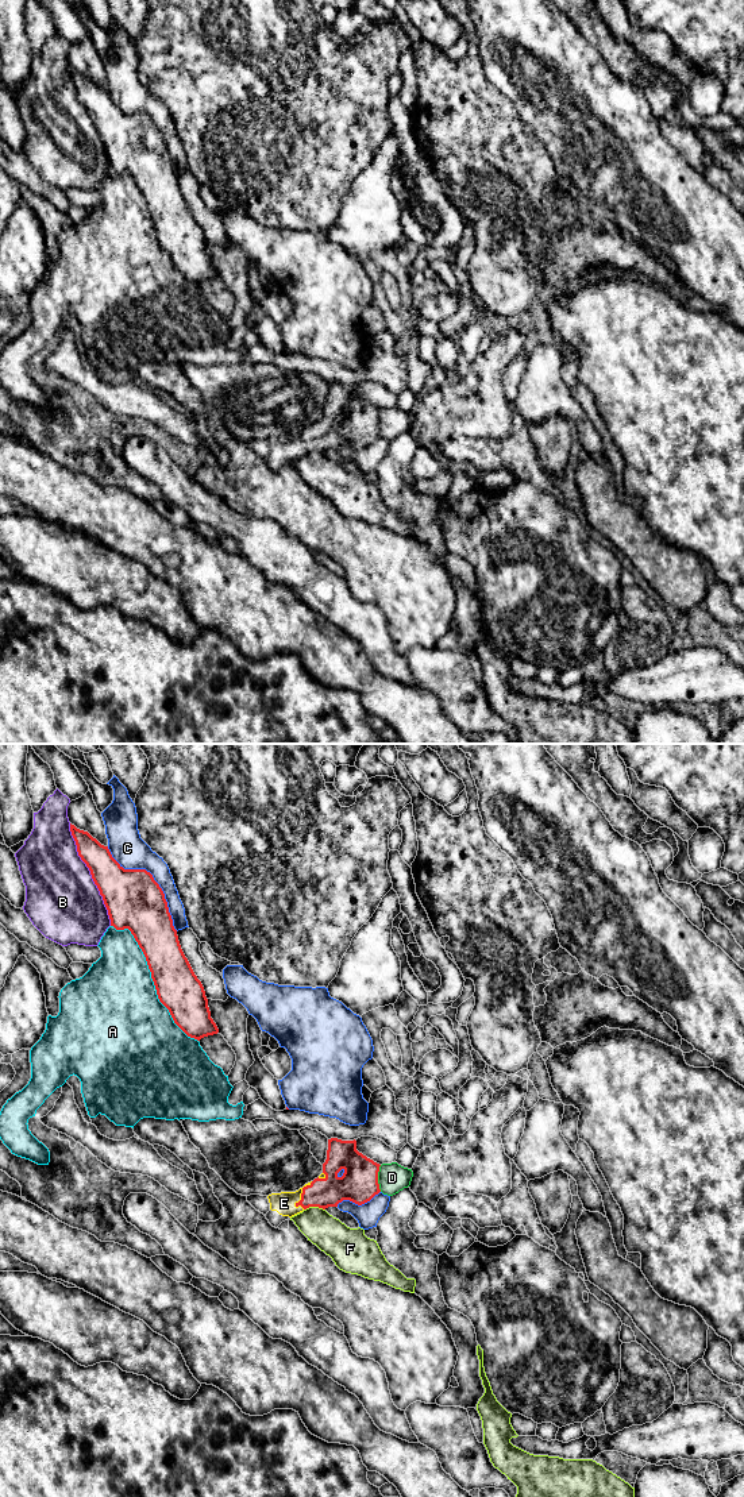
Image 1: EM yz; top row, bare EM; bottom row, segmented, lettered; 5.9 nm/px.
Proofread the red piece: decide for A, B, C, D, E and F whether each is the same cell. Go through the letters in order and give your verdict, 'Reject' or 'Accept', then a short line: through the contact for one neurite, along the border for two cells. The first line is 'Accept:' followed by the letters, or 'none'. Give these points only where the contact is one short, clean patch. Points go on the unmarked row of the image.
Accept: E
A: Reject
B: Reject
C: Reject
D: Reject
E: Accept. Line: yz (326, 436), (301, 438), (292, 447), (284, 447)
F: Reject

